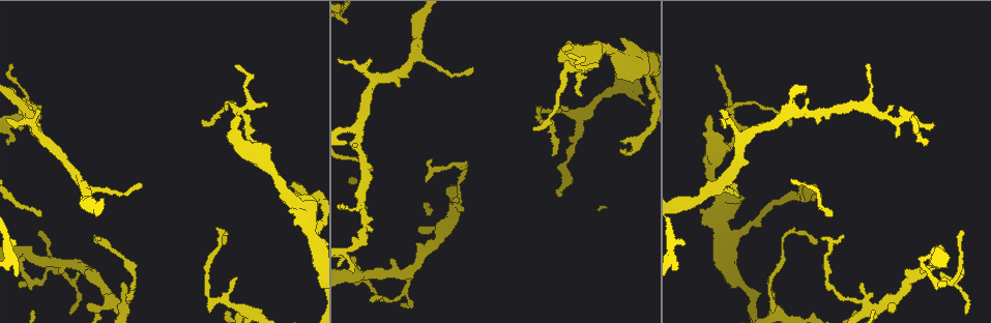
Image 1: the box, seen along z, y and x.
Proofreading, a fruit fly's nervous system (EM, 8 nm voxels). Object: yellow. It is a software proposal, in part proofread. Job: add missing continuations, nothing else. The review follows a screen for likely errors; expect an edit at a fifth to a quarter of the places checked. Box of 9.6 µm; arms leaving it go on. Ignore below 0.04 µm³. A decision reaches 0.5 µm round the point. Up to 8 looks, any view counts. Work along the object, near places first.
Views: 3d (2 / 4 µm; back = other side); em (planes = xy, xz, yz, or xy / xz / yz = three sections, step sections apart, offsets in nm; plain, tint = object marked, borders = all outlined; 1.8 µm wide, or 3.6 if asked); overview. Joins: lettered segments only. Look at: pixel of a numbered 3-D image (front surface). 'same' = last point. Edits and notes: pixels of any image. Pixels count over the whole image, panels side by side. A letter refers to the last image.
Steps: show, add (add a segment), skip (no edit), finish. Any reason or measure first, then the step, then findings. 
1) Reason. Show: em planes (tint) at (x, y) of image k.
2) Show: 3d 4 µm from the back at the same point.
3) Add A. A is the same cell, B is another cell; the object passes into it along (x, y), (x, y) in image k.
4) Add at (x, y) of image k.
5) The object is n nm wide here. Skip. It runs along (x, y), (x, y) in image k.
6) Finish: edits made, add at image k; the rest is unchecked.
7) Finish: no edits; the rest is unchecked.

Long arm stops here. Show: em planes (borders) at (427, 180) of image 1.

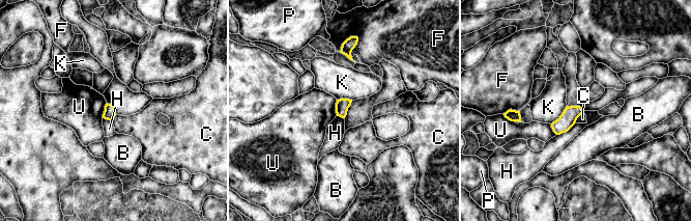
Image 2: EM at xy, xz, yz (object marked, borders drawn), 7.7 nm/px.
Skip. B, C, F, H, K, P and U are other cells; a border runs along (583, 112), (574, 122) in image 2; no lettered segment goes on from it.

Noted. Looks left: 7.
An open end. Show: 3d 4 µm from the back at (560, 194) of image 1.

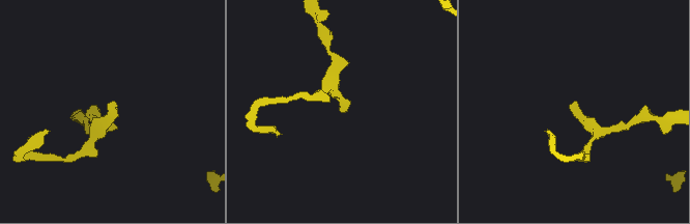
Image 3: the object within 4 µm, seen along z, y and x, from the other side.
Now the EM. Show: em xz step 16 (borders) at (574, 101) of image 3.

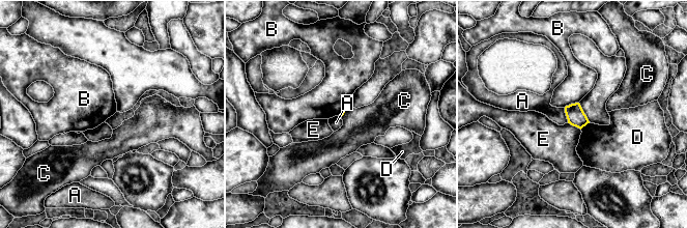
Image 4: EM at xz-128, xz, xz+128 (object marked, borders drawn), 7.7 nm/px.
Cut it another way. Show: em planes (borders) at the same point.

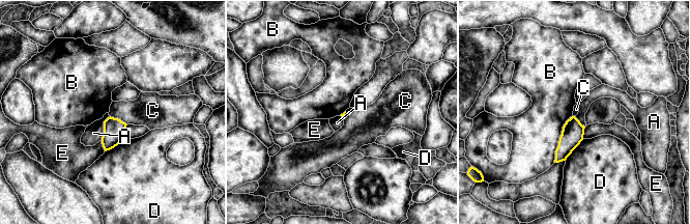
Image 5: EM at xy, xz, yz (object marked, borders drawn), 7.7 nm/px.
Skip. A, B, C, D and E are other cells; none of them fits.

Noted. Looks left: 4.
Sharp bend. Show: em planes (tint) at (241, 111) of image 1.

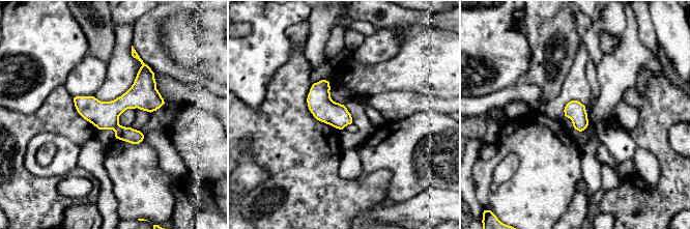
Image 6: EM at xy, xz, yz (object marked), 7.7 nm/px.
What lies round it. Show: em planes (borders) at the same point.

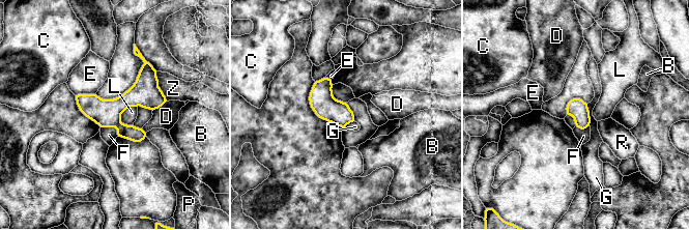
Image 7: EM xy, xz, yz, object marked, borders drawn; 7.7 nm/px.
The longest contact is with Z, 240 nm. Skip. B, C, D, E, F, G, L, P, R and Z are other cells; it runs along (146, 64), (118, 106), (82, 108) in image 7; no lettered segment goes on from it.

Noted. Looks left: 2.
Finish: no edits; the rest is unchecked.

